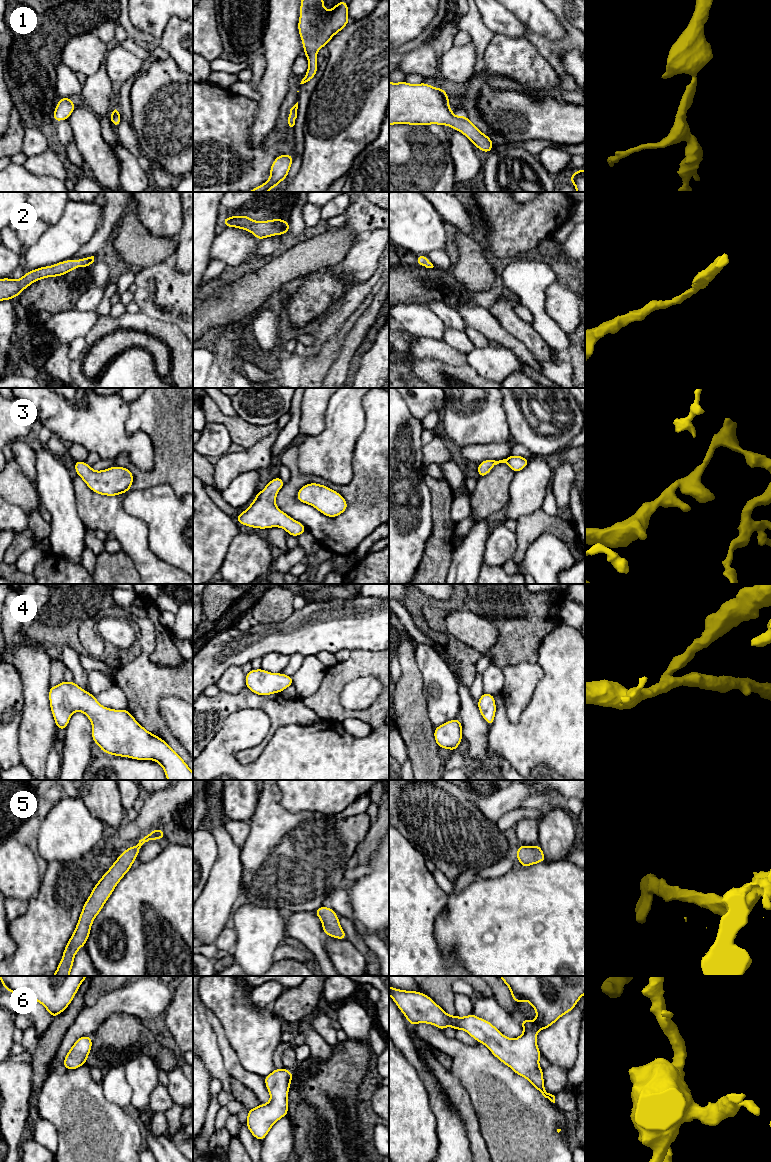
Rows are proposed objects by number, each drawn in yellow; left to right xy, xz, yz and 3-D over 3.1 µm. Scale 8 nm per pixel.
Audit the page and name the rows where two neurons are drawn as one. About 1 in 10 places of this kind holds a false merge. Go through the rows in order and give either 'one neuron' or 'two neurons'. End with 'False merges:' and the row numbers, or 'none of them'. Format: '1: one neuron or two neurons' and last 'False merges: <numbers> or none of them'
1: one neuron
2: one neuron
3: one neuron
4: one neuron
5: one neuron
6: one neuron
False merges: none of them

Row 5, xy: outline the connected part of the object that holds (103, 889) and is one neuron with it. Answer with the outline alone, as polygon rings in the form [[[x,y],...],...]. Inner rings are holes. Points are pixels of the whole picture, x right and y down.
[[[161,828],[153,830],[143,839],[139,840],[137,845],[134,847],[130,846],[122,852],[110,869],[103,874],[84,903],[74,933],[63,951],[63,956],[56,972],[52,976],[70,975],[74,964],[74,957],[78,950],[86,945],[94,919],[113,893],[116,885],[131,869],[133,862],[137,859],[141,846],[150,840],[164,839],[165,835],[166,833]]]

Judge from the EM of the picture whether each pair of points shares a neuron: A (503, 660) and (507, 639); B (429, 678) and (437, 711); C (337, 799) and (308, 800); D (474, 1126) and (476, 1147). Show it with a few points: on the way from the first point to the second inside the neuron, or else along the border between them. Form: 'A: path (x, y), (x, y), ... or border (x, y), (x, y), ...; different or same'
A: path (503, 655), (507, 650), (507, 644); same
B: path (437, 686), (437, 703); same
C: path (330, 799), (315, 799); same
D: path (474, 1131), (476, 1142); same

